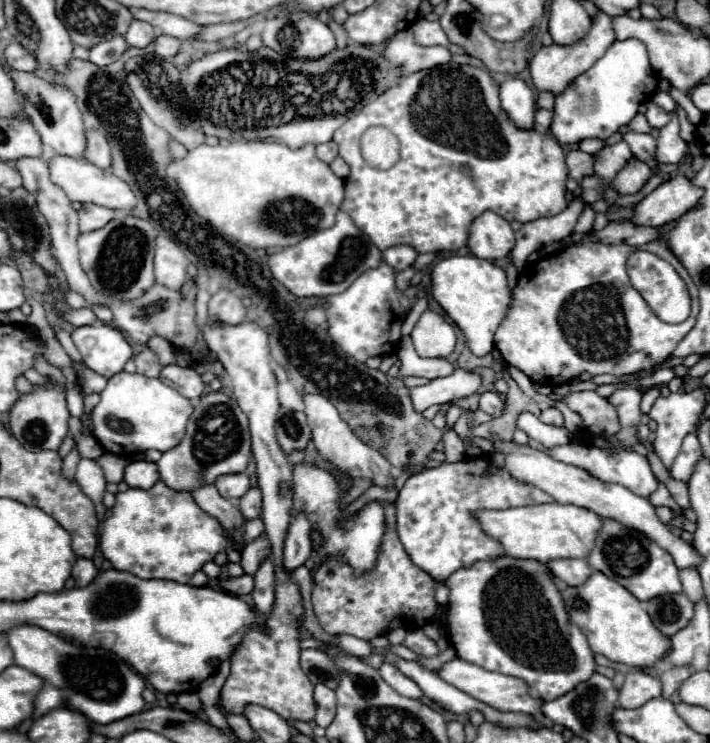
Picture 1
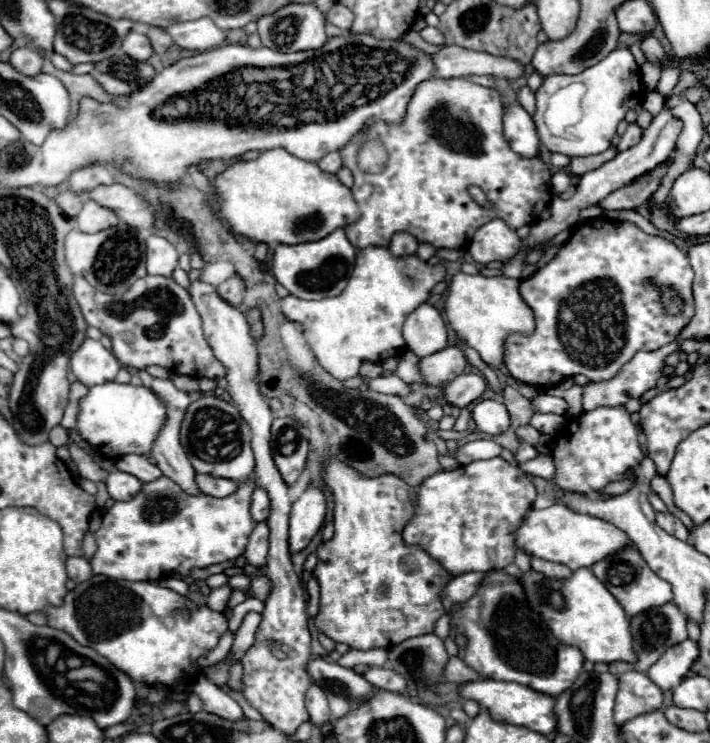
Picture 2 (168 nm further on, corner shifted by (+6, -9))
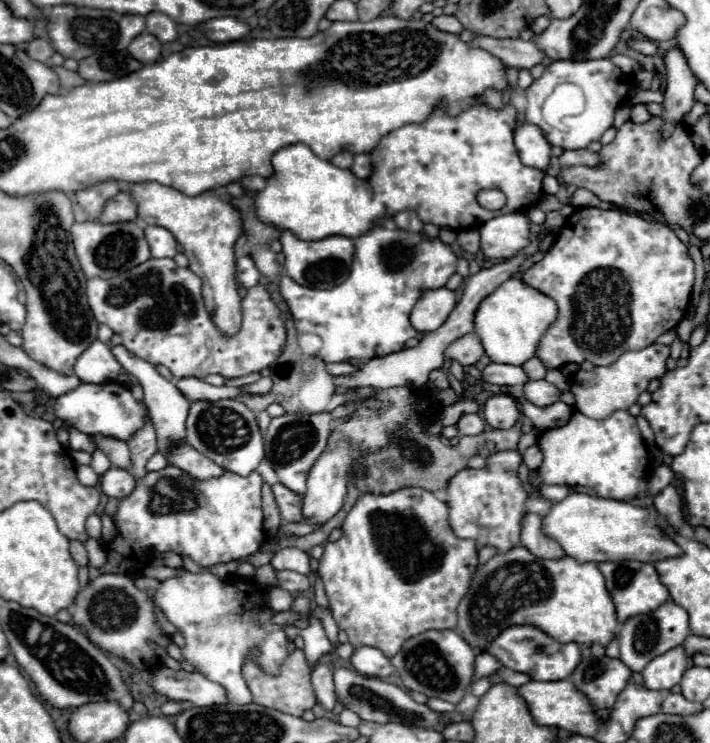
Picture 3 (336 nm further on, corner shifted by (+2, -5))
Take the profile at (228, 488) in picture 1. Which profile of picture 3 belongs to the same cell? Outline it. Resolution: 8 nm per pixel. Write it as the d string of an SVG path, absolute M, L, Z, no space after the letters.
M184 444L174 448L168 454L170 462L174 466L178 466L180 470L188 472L192 478L196 480L208 480L208 478L218 478L220 474L224 474L224 470L220 466L216 466L210 458L206 458L204 454L200 454L198 450L194 450L192 446Z

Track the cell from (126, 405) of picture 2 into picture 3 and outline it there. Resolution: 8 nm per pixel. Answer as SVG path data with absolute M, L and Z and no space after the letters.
M120 382L106 384L80 384L76 390L56 398L56 416L64 420L64 424L74 426L90 436L110 436L118 440L130 440L146 422L146 404L134 400L128 386Z

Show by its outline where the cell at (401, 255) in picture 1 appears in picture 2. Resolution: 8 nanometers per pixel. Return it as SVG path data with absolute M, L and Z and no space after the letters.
M398 232L392 236L392 242L388 246L392 250L392 254L396 256L404 256L404 254L414 254L418 250L418 240L412 234L406 232Z

